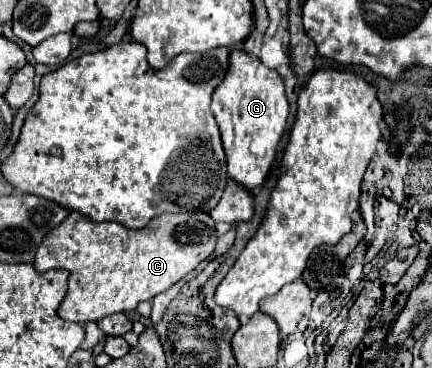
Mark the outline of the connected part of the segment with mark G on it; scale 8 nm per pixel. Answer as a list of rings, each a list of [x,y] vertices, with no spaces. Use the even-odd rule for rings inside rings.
[[[232,50],[228,72],[212,96],[212,114],[222,132],[230,178],[254,190],[264,182],[274,164],[276,146],[288,120],[288,100],[280,74],[266,68],[258,58],[242,50]]]

